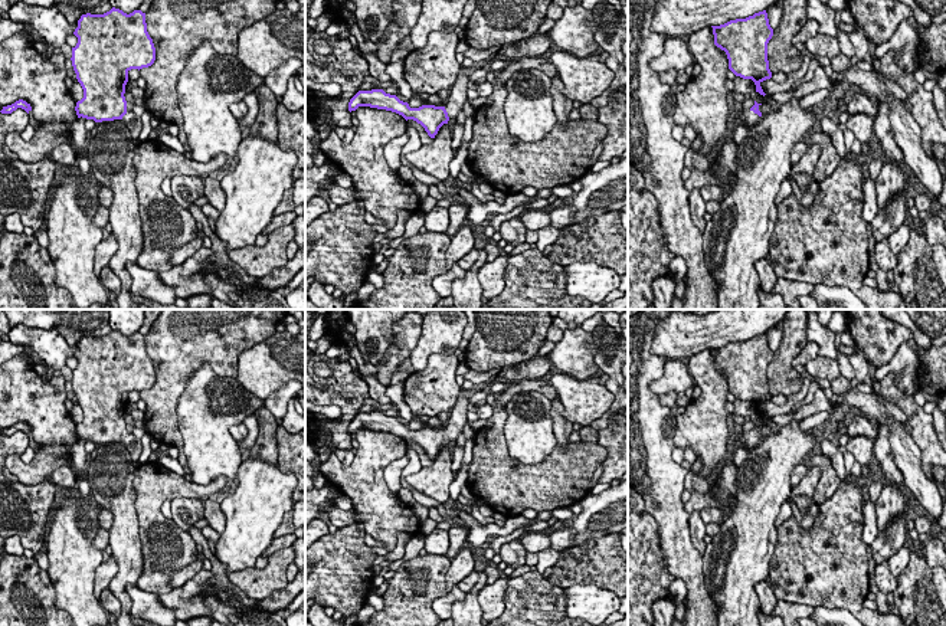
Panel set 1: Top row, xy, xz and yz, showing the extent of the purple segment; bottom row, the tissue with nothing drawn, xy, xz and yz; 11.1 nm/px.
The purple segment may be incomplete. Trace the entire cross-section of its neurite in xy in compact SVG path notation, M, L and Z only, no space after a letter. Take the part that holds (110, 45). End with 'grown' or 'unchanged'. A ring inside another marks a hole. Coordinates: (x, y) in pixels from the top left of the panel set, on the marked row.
M112 7L104 14L82 14L73 35L78 43L72 47L72 66L76 79L84 89L84 98L76 102L78 118L95 122L122 119L131 137L138 140L143 121L141 117L127 109L125 85L131 69L148 68L156 60L156 47L147 32L145 13L134 10L127 14Z | grown

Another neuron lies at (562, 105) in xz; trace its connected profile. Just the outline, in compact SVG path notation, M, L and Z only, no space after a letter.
M559 76L551 78L550 94L553 95L553 109L557 118L559 125L569 124L569 114L573 108L573 101L563 96L560 92L564 89L564 85Z

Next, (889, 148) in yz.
M886 102L878 104L877 117L874 118L874 138L878 141L883 157L904 164L903 151L891 134L888 105Z

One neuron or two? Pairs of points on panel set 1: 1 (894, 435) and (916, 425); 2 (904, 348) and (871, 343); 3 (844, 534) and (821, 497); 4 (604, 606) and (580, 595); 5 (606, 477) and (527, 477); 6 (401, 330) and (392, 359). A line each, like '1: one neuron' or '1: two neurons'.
1: two neurons
2: two neurons
3: two neurons
4: one neuron
5: two neurons
6: one neuron

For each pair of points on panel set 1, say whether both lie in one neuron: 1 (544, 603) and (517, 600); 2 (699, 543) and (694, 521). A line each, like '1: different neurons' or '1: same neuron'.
1: same neuron
2: same neuron

